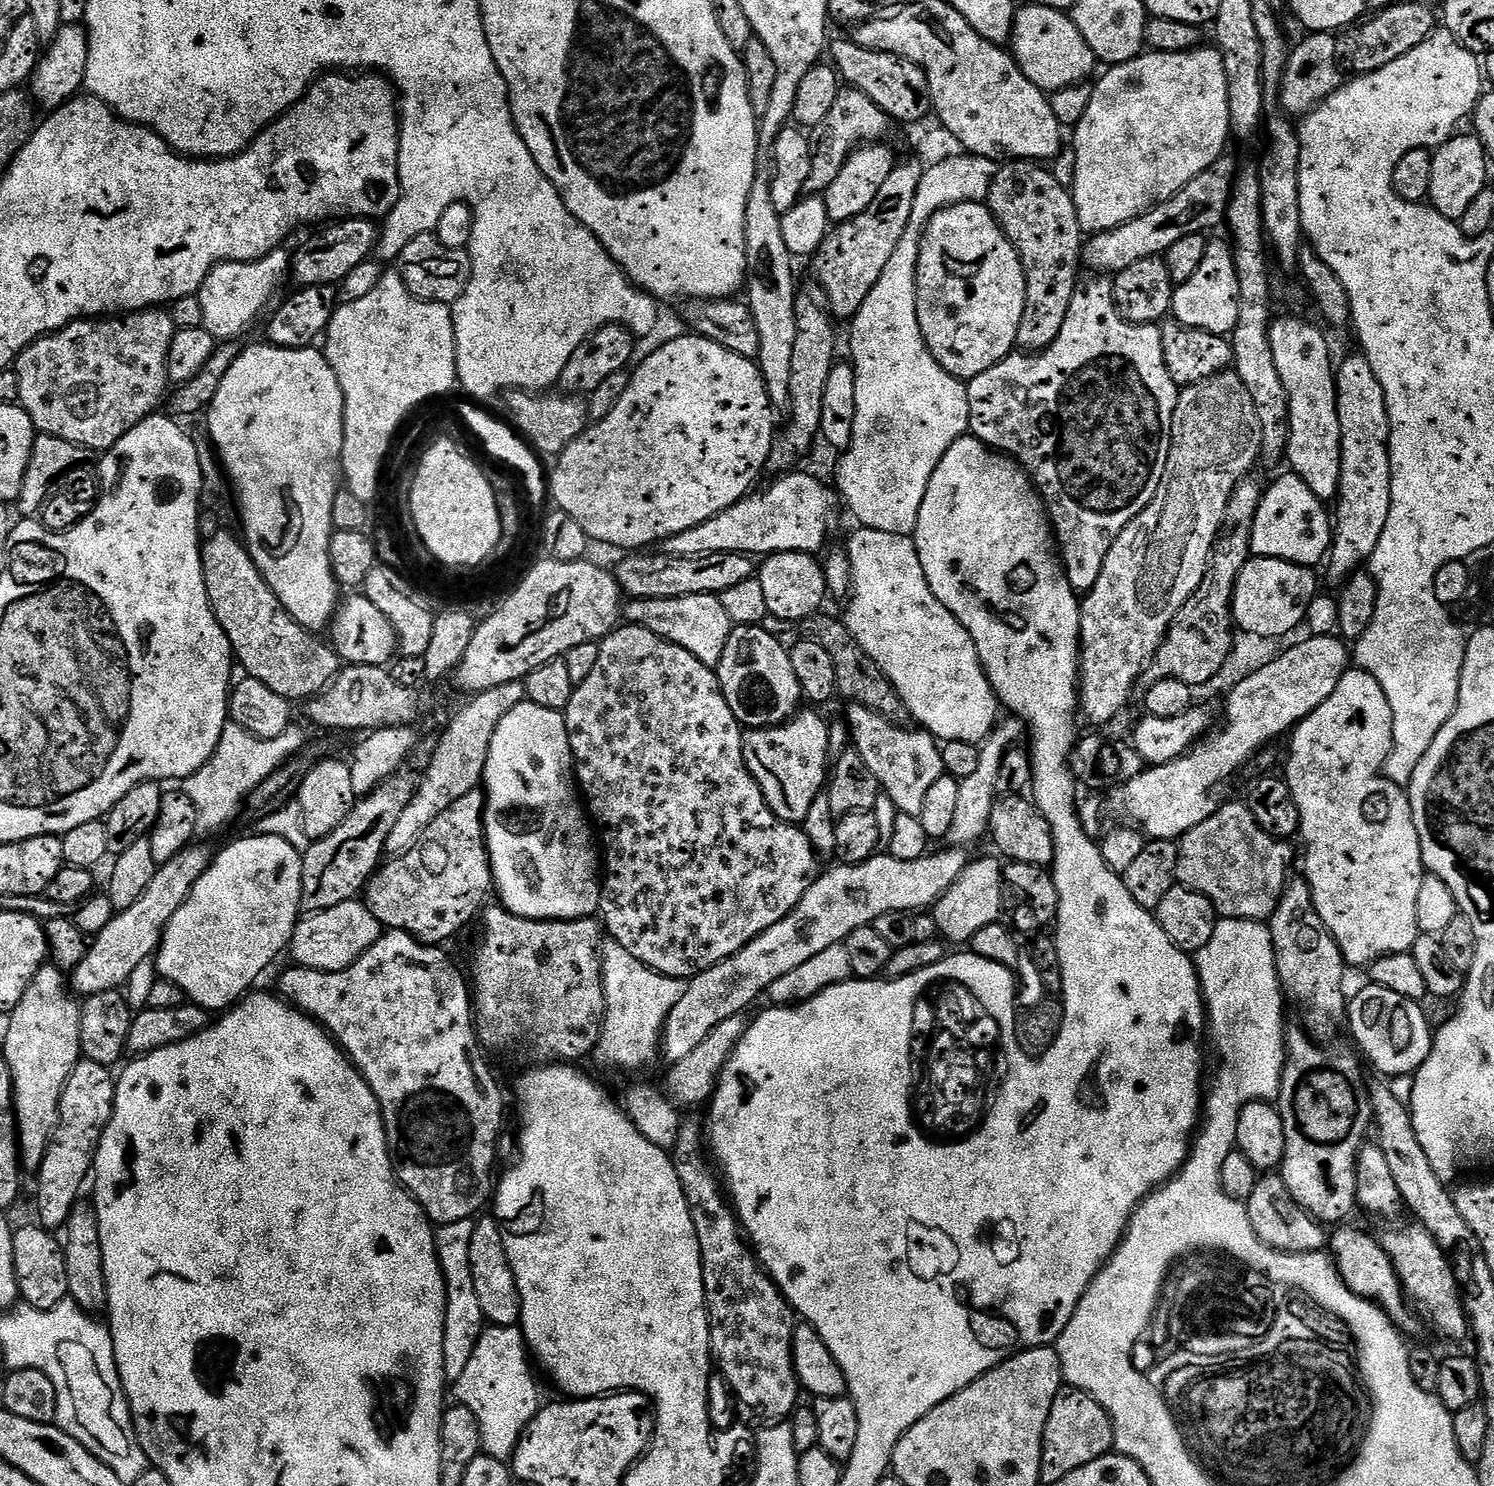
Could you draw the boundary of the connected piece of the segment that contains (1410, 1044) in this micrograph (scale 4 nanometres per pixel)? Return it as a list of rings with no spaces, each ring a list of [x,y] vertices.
[[[1369,983],[1368,988],[1364,988],[1356,997],[1351,997],[1346,1008],[1346,1024],[1352,1027],[1352,1036],[1356,1039],[1355,1047],[1362,1053],[1363,1059],[1373,1064],[1380,1072],[1385,1072],[1385,1077],[1407,1076],[1415,1073],[1426,1062],[1426,1058],[1432,1049],[1434,1039],[1434,1028],[1428,1025],[1428,1020],[1424,1017],[1421,1005],[1410,998],[1402,998],[1402,994],[1394,994],[1394,990],[1386,990],[1382,986]]]

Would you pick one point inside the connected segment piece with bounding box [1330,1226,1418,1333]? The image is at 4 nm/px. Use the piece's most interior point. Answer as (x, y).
(1362, 1261)

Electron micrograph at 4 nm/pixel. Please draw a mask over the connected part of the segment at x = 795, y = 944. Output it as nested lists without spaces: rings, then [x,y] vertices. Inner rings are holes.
[[[945,847],[945,852],[933,851],[922,858],[913,860],[899,860],[890,854],[877,854],[861,864],[840,864],[832,868],[829,872],[821,871],[817,875],[816,881],[802,894],[802,902],[782,918],[782,922],[774,922],[770,930],[758,934],[738,954],[734,954],[729,960],[723,960],[720,964],[714,965],[710,970],[700,972],[691,980],[687,981],[682,998],[670,1010],[668,1021],[664,1024],[662,1033],[662,1056],[668,1062],[675,1062],[686,1058],[694,1049],[718,1026],[718,1022],[726,1022],[726,1018],[739,1016],[748,1008],[764,991],[771,989],[778,982],[778,978],[790,974],[790,970],[795,970],[797,966],[802,966],[810,958],[816,957],[819,952],[826,950],[835,944],[843,944],[844,939],[854,930],[858,930],[867,924],[872,925],[882,914],[891,912],[919,913],[921,910],[931,909],[936,903],[936,899],[964,873],[964,867],[970,863],[969,853],[963,848]]]

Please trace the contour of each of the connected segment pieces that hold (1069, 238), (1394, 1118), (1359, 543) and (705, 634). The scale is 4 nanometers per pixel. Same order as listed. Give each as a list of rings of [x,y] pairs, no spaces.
[[[1036,162],[1005,164],[1008,164],[1005,168],[1004,165],[997,167],[992,184],[988,187],[986,203],[992,217],[1003,228],[1008,241],[1016,247],[1024,267],[1026,306],[1022,310],[1022,322],[1018,322],[1016,348],[1028,354],[1035,354],[1050,347],[1062,330],[1062,322],[1066,322],[1066,310],[1070,310],[1070,298],[1074,298],[1074,290],[1078,283],[1076,271],[1081,271],[1082,268],[1082,233],[1071,191],[1060,185],[1047,167]]]
[[[1387,1083],[1372,1084],[1372,1115],[1374,1132],[1377,1132],[1380,1152],[1390,1165],[1394,1182],[1398,1185],[1398,1194],[1403,1207],[1413,1212],[1415,1219],[1429,1232],[1441,1248],[1453,1250],[1463,1240],[1473,1239],[1470,1226],[1466,1226],[1466,1218],[1458,1214],[1458,1206],[1454,1206],[1454,1198],[1449,1185],[1434,1174],[1434,1166],[1430,1166],[1430,1158],[1426,1158],[1426,1150],[1422,1150],[1422,1142],[1418,1142],[1418,1134],[1414,1130],[1412,1113],[1408,1104],[1394,1098]]]
[[[1362,354],[1356,356],[1348,356],[1344,361],[1339,361],[1338,367],[1335,369],[1336,374],[1336,405],[1338,406],[1338,422],[1340,423],[1340,433],[1342,434],[1342,442],[1340,443],[1340,490],[1338,499],[1335,501],[1334,507],[1334,531],[1332,534],[1332,546],[1330,549],[1330,559],[1328,564],[1328,580],[1337,586],[1343,585],[1357,571],[1359,566],[1367,565],[1372,559],[1374,550],[1378,546],[1378,538],[1382,538],[1382,530],[1386,526],[1386,518],[1390,518],[1390,454],[1388,453],[1388,407],[1386,406],[1386,398],[1382,390],[1382,382],[1378,382],[1378,378],[1374,374],[1374,370],[1370,370],[1370,362]]]
[[[710,592],[690,594],[682,598],[629,599],[623,605],[622,616],[628,624],[636,624],[639,628],[658,634],[664,640],[682,646],[682,650],[690,650],[694,658],[698,658],[707,668],[713,670],[722,658],[722,650],[726,650],[726,638],[730,638],[734,627],[719,595]]]

